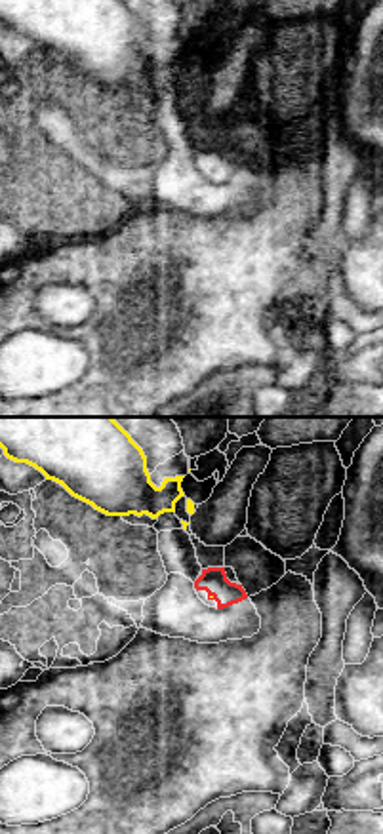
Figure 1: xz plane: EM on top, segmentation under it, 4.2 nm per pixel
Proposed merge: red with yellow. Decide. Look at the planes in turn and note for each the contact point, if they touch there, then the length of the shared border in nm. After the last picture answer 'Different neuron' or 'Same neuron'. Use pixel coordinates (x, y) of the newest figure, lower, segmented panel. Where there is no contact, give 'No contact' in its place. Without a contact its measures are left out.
Touches red at (212, 595). Shared border 30 nm

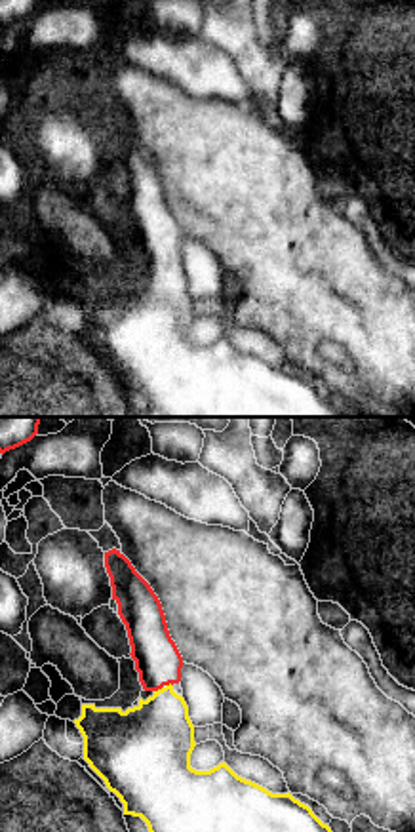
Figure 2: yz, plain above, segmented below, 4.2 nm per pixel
Touches red at (158, 688). Shared border 50 nm

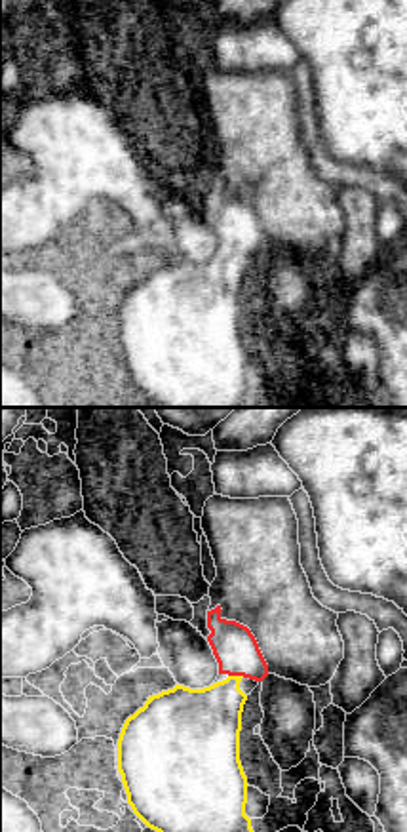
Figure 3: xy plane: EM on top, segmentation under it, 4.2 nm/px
Touches red at (236, 674). Shared border 70 nm

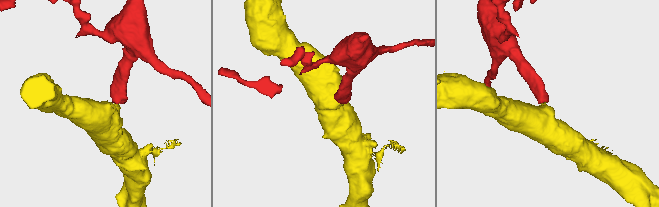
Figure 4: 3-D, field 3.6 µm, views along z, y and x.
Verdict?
Same neuron

